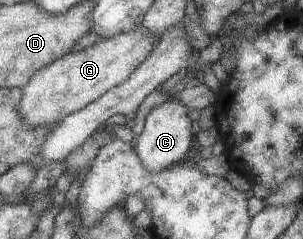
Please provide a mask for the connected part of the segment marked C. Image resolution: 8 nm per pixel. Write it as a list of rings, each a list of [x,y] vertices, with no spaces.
[[[170,97],[148,114],[144,131],[133,141],[134,150],[146,172],[156,174],[160,170],[166,170],[182,162],[189,150],[194,148],[195,141],[191,130],[193,121],[188,117],[188,111],[180,100]]]

